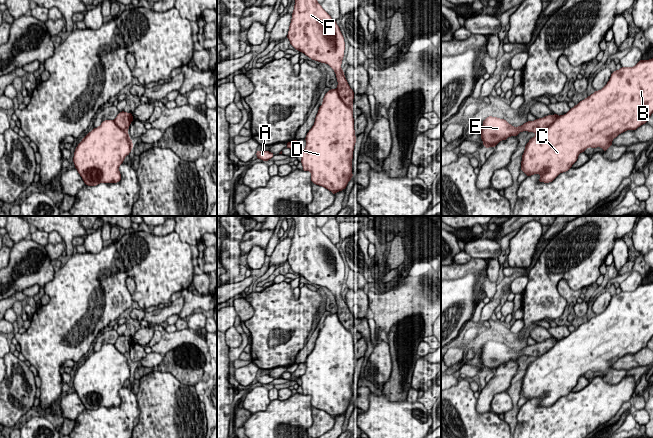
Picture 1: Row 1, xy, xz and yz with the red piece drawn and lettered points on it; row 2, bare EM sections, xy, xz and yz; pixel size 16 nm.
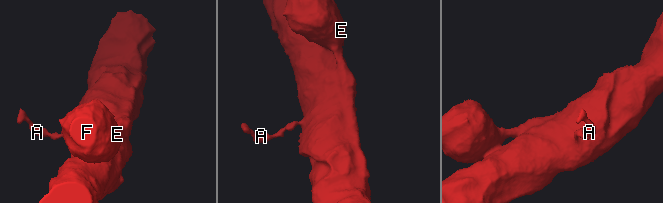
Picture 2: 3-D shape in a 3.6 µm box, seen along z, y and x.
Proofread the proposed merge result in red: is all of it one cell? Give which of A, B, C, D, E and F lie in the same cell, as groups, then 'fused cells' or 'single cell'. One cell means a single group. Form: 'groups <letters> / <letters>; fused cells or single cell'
groups A B C D / E F; fused cells

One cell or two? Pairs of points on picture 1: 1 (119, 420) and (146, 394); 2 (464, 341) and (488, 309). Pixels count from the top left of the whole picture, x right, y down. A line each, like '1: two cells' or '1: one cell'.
1: two cells
2: one cell

